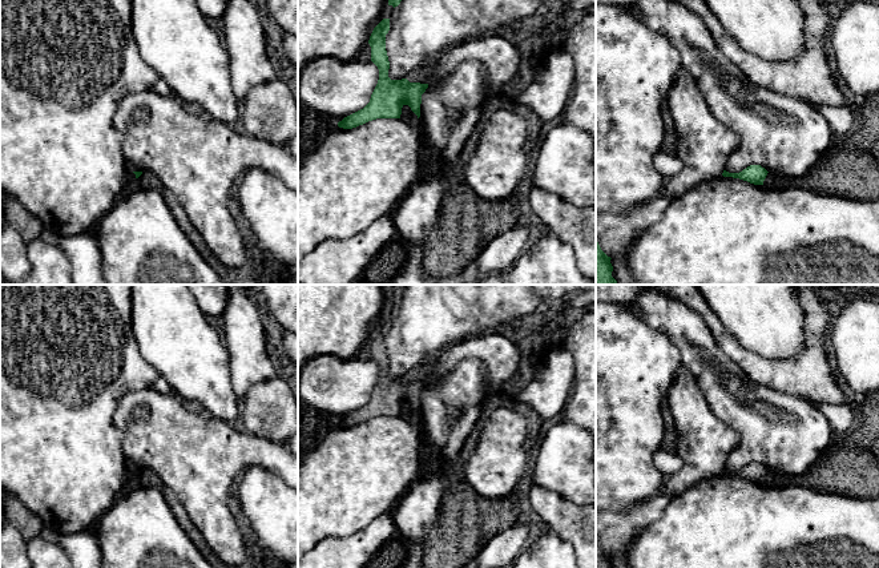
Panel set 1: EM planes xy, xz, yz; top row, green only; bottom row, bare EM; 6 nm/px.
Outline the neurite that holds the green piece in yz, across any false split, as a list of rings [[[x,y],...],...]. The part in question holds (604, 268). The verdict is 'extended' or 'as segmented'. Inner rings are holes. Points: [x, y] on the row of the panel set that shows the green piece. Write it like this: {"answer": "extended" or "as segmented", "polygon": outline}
{"answer": "as segmented", "polygon": [[[596,241],[596,285],[617,285],[617,281],[612,277],[610,259]]]}

